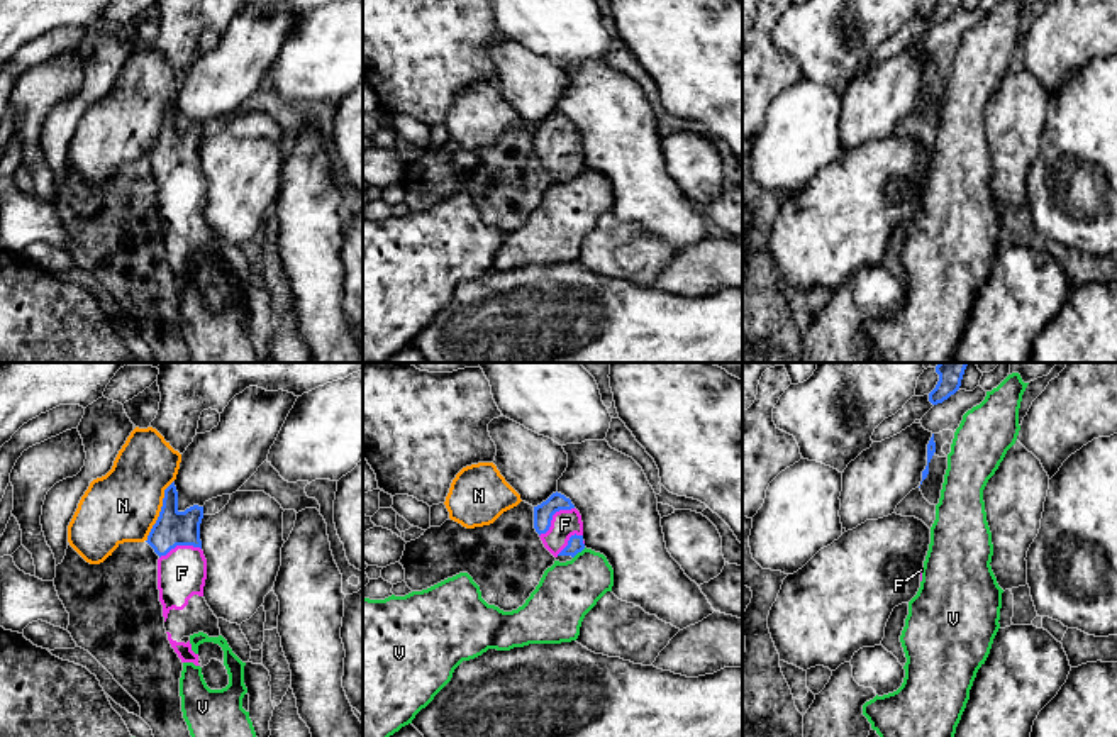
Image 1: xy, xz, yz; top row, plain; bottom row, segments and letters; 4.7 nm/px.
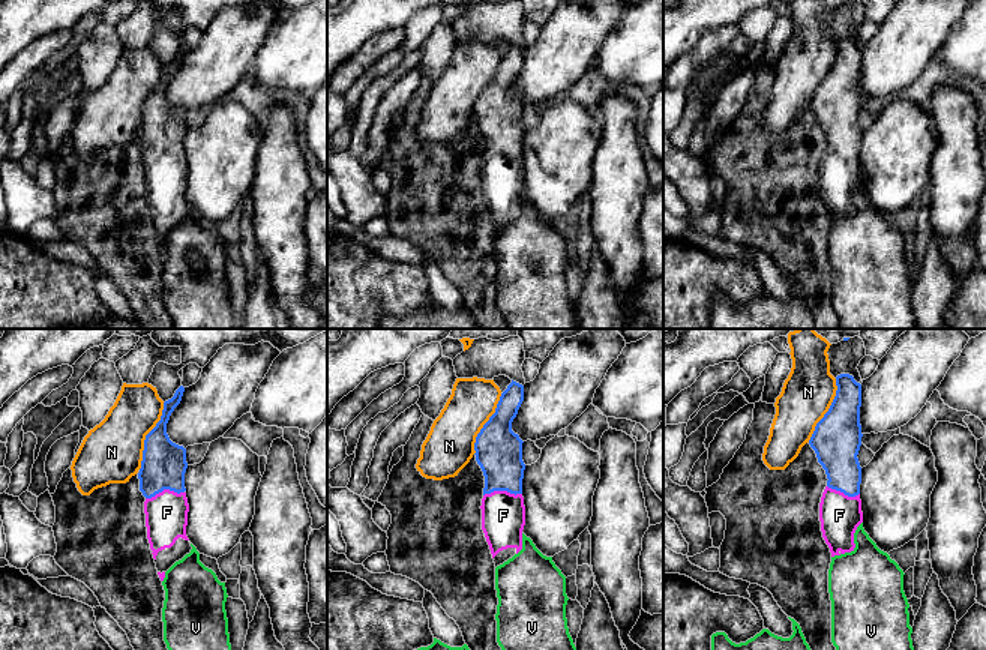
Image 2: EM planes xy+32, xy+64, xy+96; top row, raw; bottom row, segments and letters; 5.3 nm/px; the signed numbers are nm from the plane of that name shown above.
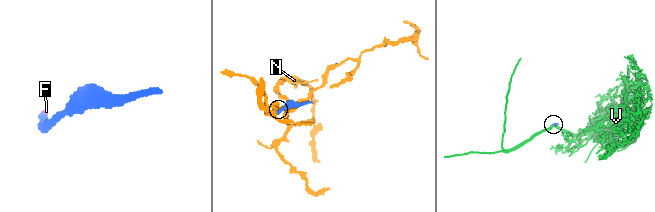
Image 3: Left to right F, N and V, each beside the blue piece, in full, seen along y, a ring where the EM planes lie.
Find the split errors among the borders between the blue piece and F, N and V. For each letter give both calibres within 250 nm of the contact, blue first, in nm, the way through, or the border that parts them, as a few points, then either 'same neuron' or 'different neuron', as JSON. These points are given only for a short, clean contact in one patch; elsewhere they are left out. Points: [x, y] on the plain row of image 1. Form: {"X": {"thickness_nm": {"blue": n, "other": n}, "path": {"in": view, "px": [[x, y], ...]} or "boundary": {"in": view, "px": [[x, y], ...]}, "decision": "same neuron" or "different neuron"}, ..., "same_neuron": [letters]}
{"F": {"thickness_nm": {"blue": 100, "other": 130}, "path": {"in": "xz", "px": [[543, 134], [551, 138], [565, 144]]}, "decision": "same neuron"}, "N": {"thickness_nm": {"blue": 170, "other": 340}, "decision": "different neuron"}, "V": {"thickness_nm": {"blue": 80, "other": 280}, "decision": "different neuron"}, "same_neuron": ["F"]}

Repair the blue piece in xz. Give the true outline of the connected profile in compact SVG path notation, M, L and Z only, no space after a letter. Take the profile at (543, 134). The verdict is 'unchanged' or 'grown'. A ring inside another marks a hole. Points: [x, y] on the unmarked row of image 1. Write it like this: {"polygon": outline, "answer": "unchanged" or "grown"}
{"polygon": "M558 112L534 127L534 149L554 178L575 178L585 169L581 136L571 120Z", "answer": "grown"}

